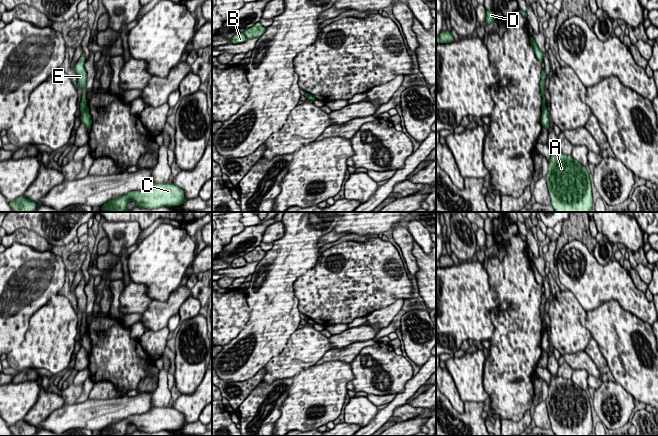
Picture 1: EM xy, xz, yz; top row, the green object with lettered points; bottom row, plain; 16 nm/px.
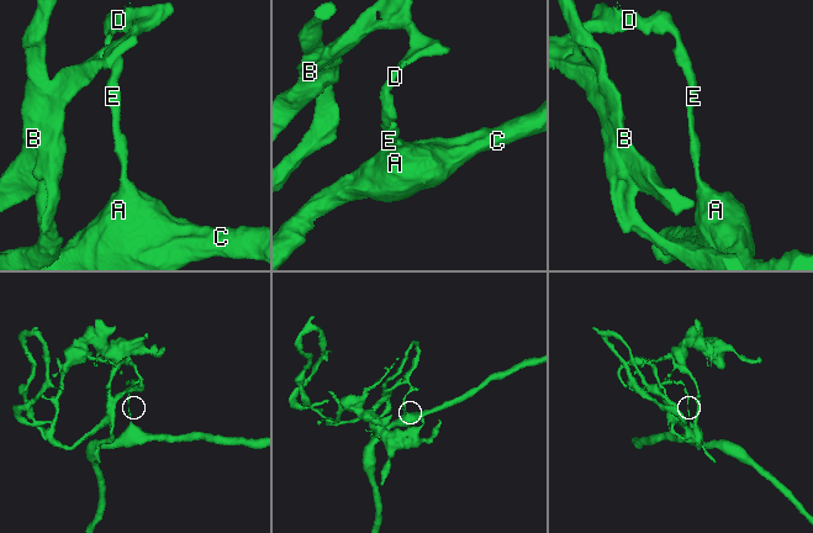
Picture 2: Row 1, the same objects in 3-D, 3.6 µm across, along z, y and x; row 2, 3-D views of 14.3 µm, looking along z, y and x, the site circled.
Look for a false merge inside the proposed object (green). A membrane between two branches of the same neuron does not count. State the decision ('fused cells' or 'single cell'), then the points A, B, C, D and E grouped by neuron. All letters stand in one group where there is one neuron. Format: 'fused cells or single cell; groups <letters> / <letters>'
fused cells; groups A C / B D E

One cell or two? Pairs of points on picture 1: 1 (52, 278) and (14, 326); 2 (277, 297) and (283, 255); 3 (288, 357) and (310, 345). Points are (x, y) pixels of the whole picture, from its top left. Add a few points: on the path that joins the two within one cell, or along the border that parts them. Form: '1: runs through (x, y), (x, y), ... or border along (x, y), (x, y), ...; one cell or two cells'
1: runs through (40, 290), (18, 314); one cell
2: runs through (277, 287), (277, 271), (282, 265); one cell
3: runs through (293, 357), (296, 357), (305, 348); one cell

